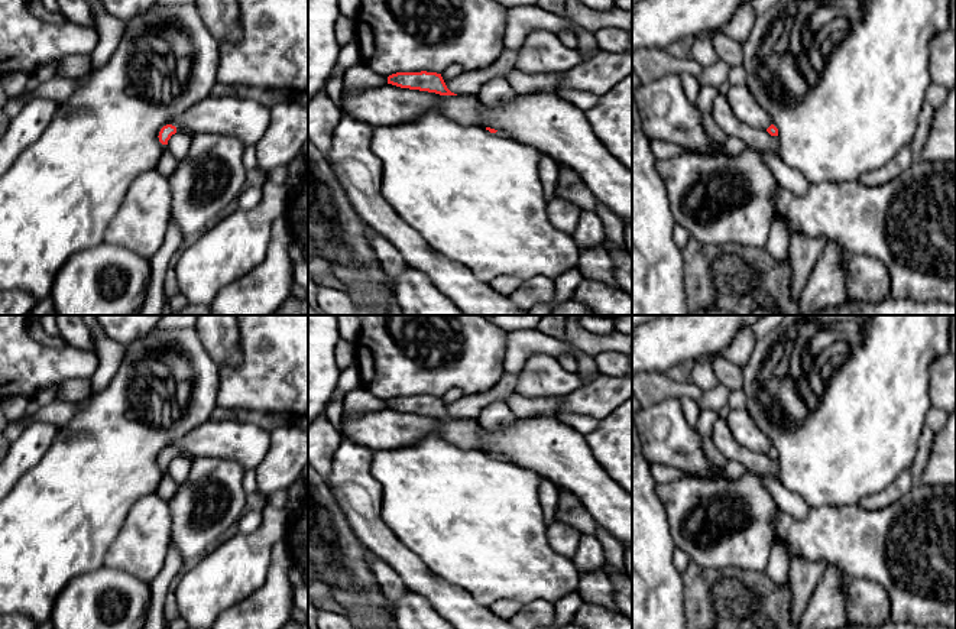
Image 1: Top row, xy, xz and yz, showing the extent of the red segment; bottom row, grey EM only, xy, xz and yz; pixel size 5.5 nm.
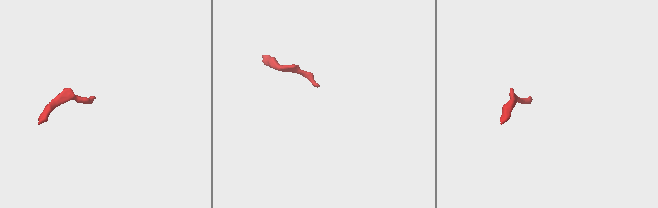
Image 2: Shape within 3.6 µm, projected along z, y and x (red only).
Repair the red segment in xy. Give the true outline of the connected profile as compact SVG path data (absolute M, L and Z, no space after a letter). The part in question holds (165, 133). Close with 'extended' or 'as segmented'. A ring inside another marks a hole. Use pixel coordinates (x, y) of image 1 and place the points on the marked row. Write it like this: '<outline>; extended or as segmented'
M172 121L171 124L166 124L166 126L163 126L161 129L159 136L158 136L159 142L162 145L168 145L168 140L175 133L185 133L189 139L192 139L192 136L195 134L191 130L185 129L184 126L181 126L179 123Z; extended

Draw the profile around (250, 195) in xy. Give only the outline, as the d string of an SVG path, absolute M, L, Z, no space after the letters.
M246 185L237 198L240 210L253 210L259 205L263 197L262 185Z

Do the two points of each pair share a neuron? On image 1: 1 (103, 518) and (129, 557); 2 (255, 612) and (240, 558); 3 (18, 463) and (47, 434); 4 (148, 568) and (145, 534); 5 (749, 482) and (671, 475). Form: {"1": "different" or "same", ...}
{"1": "different", "2": "different", "3": "same", "4": "same", "5": "different"}

